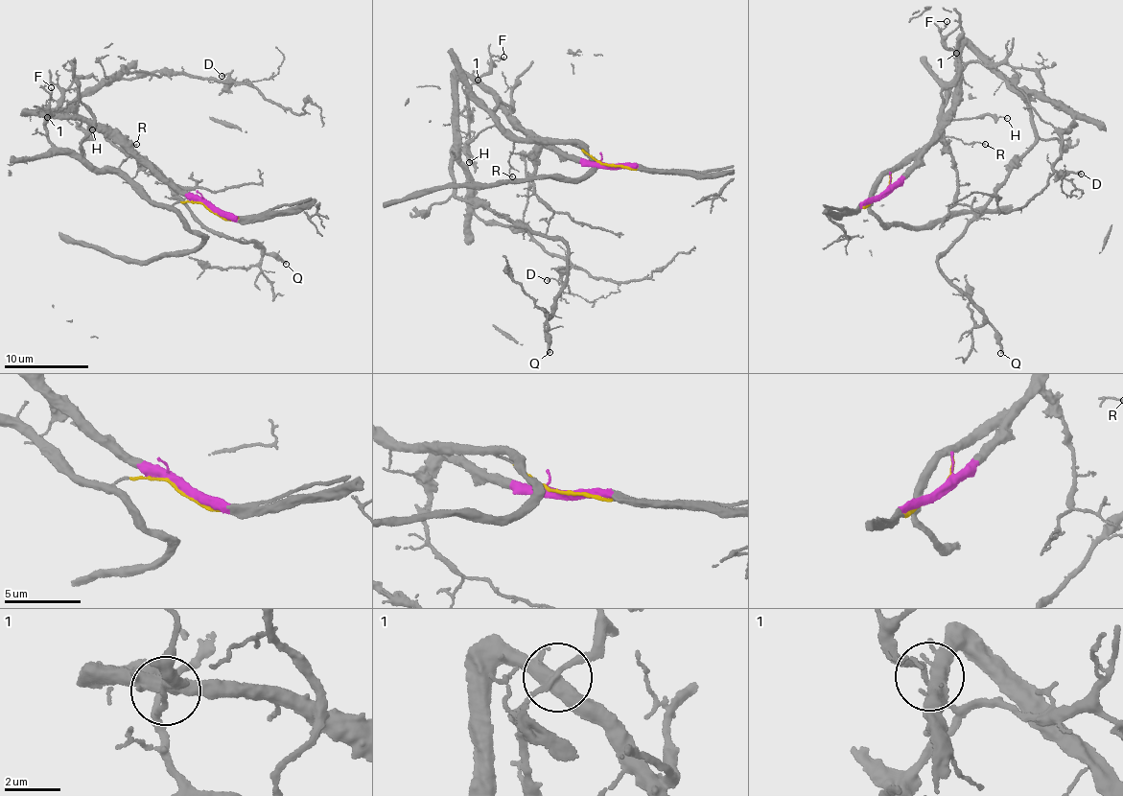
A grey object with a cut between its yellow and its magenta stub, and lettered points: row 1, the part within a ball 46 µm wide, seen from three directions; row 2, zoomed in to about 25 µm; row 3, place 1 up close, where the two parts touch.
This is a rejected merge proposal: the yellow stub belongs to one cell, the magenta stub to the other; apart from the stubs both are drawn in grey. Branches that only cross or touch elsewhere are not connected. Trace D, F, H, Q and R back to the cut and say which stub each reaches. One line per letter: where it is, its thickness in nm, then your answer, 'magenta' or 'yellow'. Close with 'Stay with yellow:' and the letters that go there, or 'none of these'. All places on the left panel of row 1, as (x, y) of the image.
D: at (222, 76); 130 nm thick; magenta
F: at (51, 87); 100 nm thick; yellow
H: at (92, 129); 80 nm thick; yellow
Q: at (286, 264); 240 nm thick; magenta
R: at (136, 144); 100 nm thick; yellow
Stay with yellow: F, H, R

